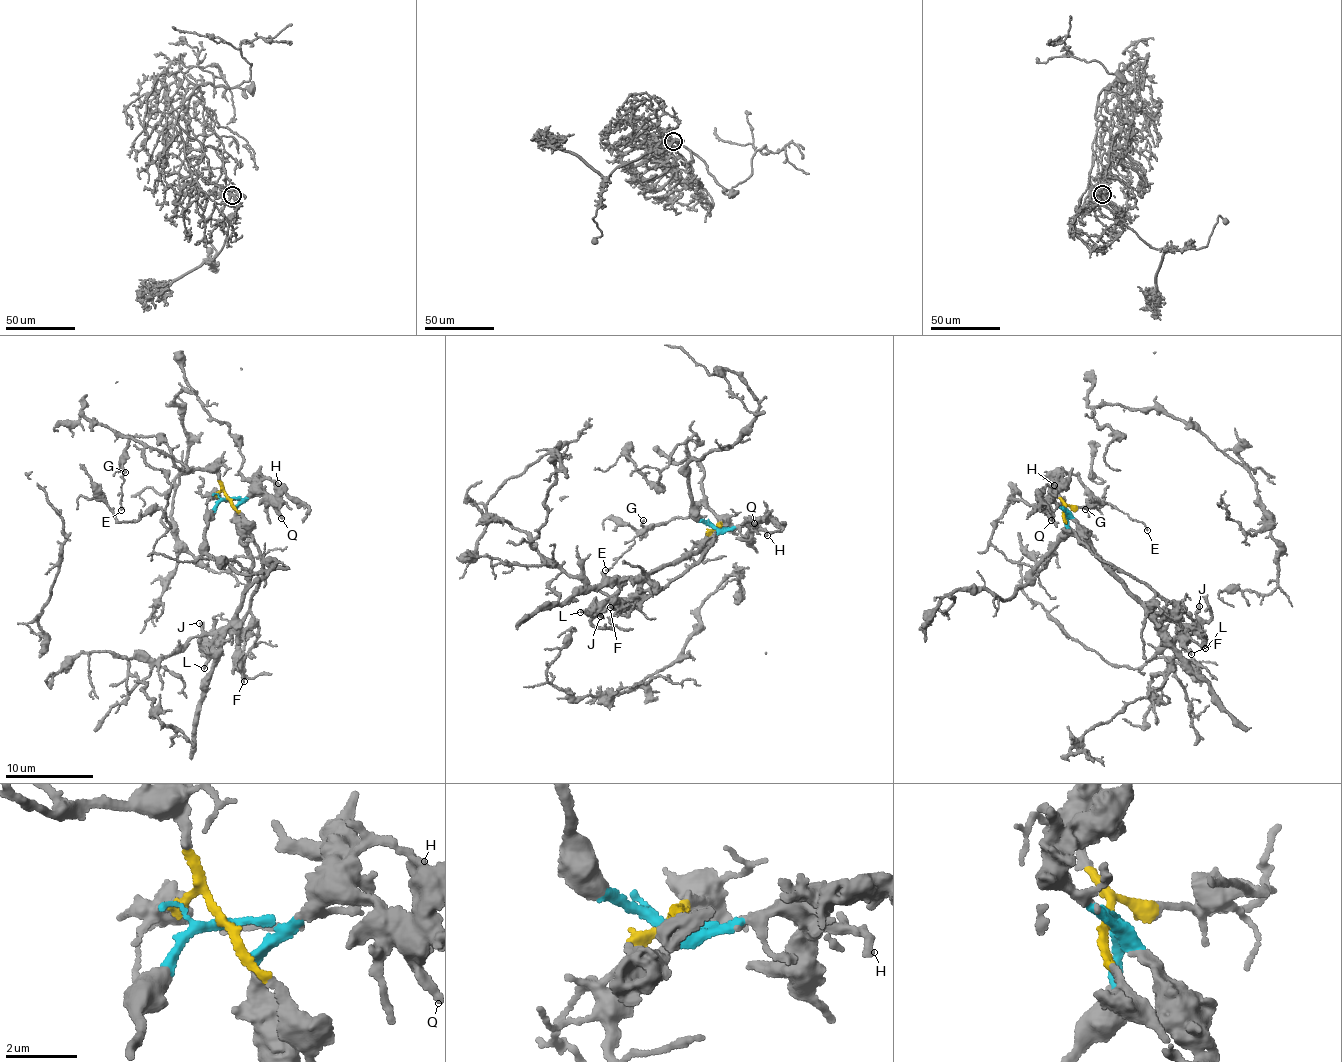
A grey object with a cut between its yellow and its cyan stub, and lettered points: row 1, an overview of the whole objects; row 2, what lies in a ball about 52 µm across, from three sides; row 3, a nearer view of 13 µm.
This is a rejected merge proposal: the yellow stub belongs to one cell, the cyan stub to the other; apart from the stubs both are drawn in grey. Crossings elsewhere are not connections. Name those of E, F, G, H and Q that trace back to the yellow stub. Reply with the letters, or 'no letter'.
E, G

